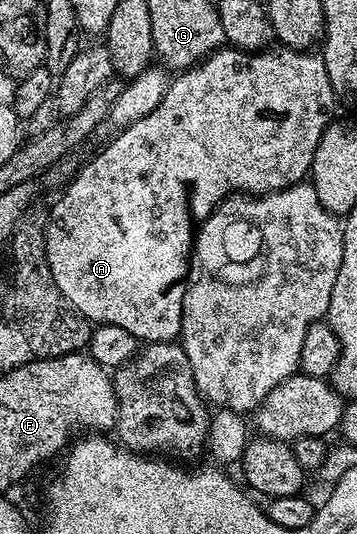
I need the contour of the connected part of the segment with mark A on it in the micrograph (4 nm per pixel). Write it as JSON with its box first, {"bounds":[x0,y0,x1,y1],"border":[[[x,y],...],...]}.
{"bounds":[46,45,336,344],"border":[[[223,45],[195,67],[175,74],[160,105],[156,105],[156,109],[152,109],[148,117],[140,117],[140,121],[136,121],[131,127],[121,128],[115,134],[118,136],[67,185],[66,192],[55,201],[54,208],[49,208],[46,252],[52,281],[56,281],[56,289],[60,289],[71,307],[90,320],[91,324],[120,325],[120,329],[128,329],[128,333],[135,335],[143,344],[177,340],[182,334],[182,298],[186,296],[187,288],[184,280],[188,275],[188,260],[192,255],[196,234],[196,219],[194,223],[190,216],[190,203],[202,203],[203,212],[209,213],[231,193],[267,195],[269,191],[279,191],[291,187],[293,183],[301,183],[311,174],[313,155],[320,144],[321,135],[332,119],[330,110],[336,107],[336,96],[328,81],[328,69],[321,54],[311,53],[309,50],[294,51],[291,47],[283,46],[279,46],[278,51],[274,50],[239,51],[236,47]]]}

